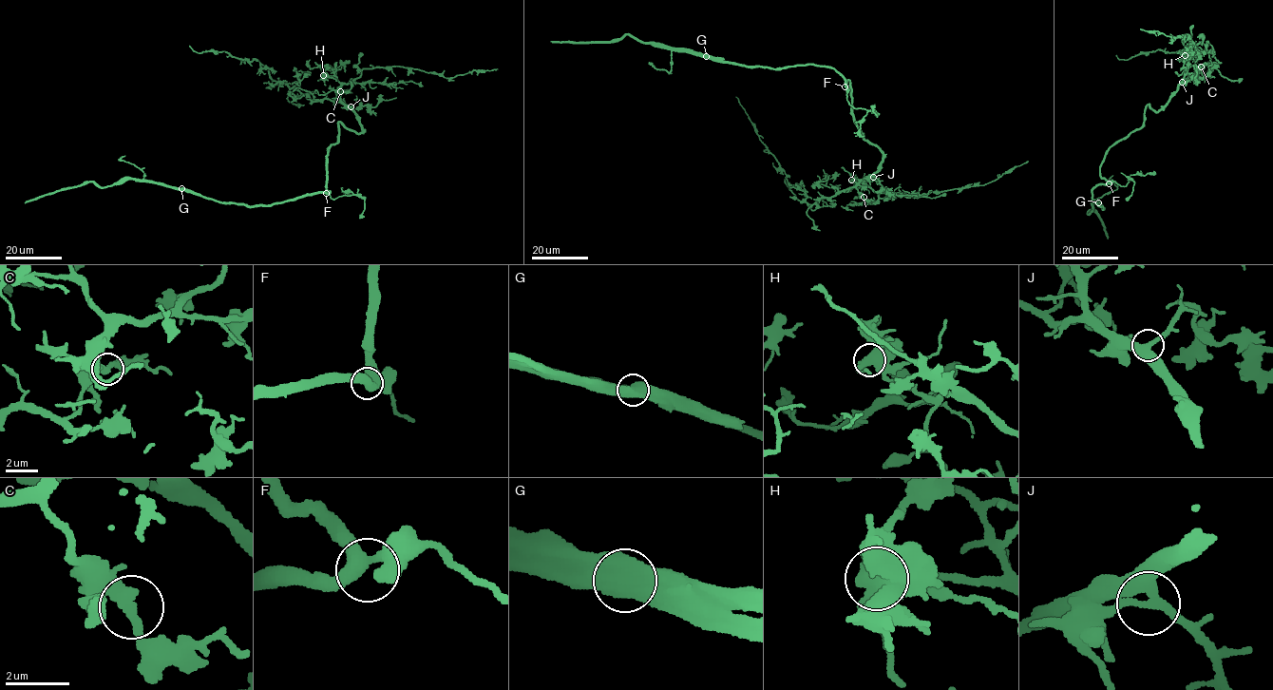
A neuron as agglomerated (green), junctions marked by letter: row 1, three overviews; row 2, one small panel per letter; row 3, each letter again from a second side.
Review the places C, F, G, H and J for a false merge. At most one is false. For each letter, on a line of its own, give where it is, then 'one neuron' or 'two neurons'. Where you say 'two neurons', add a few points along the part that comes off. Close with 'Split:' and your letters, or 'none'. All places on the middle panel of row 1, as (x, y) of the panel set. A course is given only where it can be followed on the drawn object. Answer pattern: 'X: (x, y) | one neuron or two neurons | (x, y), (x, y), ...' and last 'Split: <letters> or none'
C: (864, 197) | one neuron
F: (845, 86) | one neuron
G: (706, 56) | two neurons | (706, 56), (673, 49), (670, 72), (655, 67), (651, 64), (655, 68)
H: (851, 180) | one neuron
J: (873, 177) | one neuron
Split: G

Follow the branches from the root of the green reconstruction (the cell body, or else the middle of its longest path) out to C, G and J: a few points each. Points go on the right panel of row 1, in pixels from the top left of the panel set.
C: (1109, 148), (1140, 128), (1144, 108), (1149, 104), (1158, 111), (1180, 84), (1194, 77), (1201, 67)
G: (1109, 148), (1100, 168), (1100, 176), (1107, 182), (1097, 185), (1092, 191), (1092, 199), (1104, 209), (1098, 202)
J: (1109, 148), (1140, 128), (1144, 108), (1149, 104), (1158, 111), (1182, 82)

